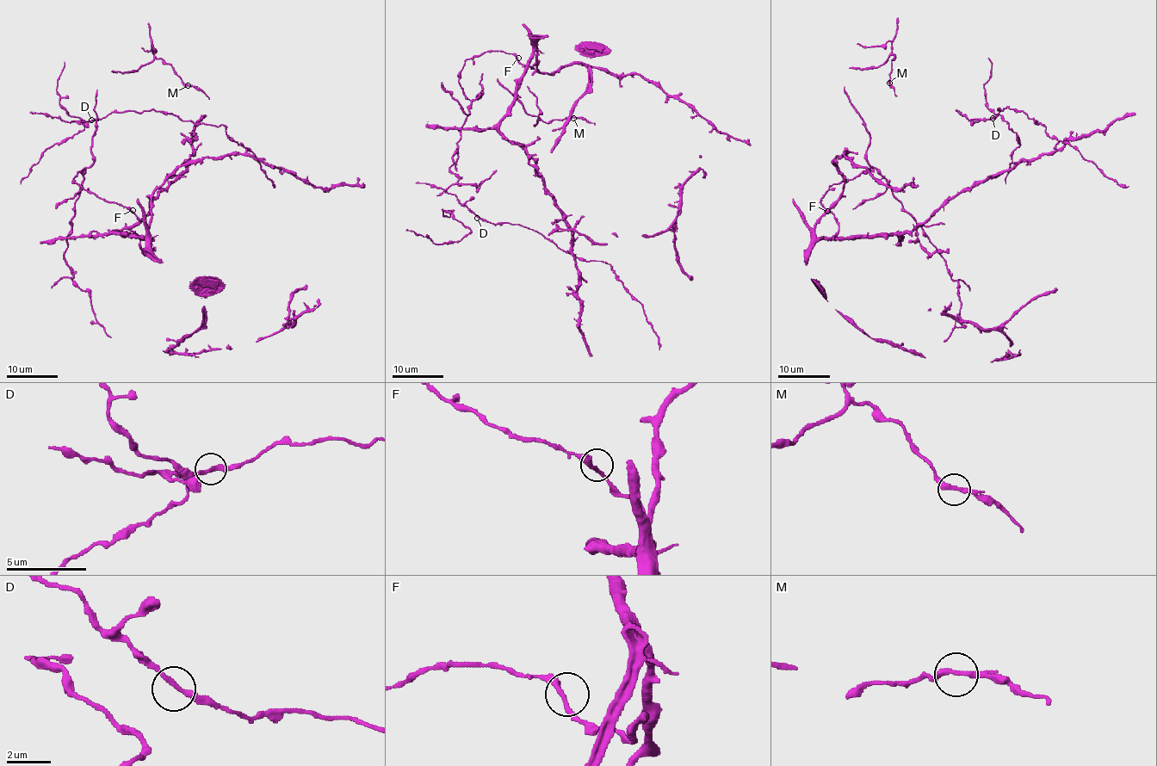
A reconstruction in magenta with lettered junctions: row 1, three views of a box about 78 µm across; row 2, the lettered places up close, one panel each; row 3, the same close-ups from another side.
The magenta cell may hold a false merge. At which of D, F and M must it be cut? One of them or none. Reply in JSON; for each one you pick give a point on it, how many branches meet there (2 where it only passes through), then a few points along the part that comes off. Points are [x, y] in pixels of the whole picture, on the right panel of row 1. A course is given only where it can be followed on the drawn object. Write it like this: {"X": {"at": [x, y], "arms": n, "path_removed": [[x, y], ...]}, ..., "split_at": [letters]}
{"split_at": []}

